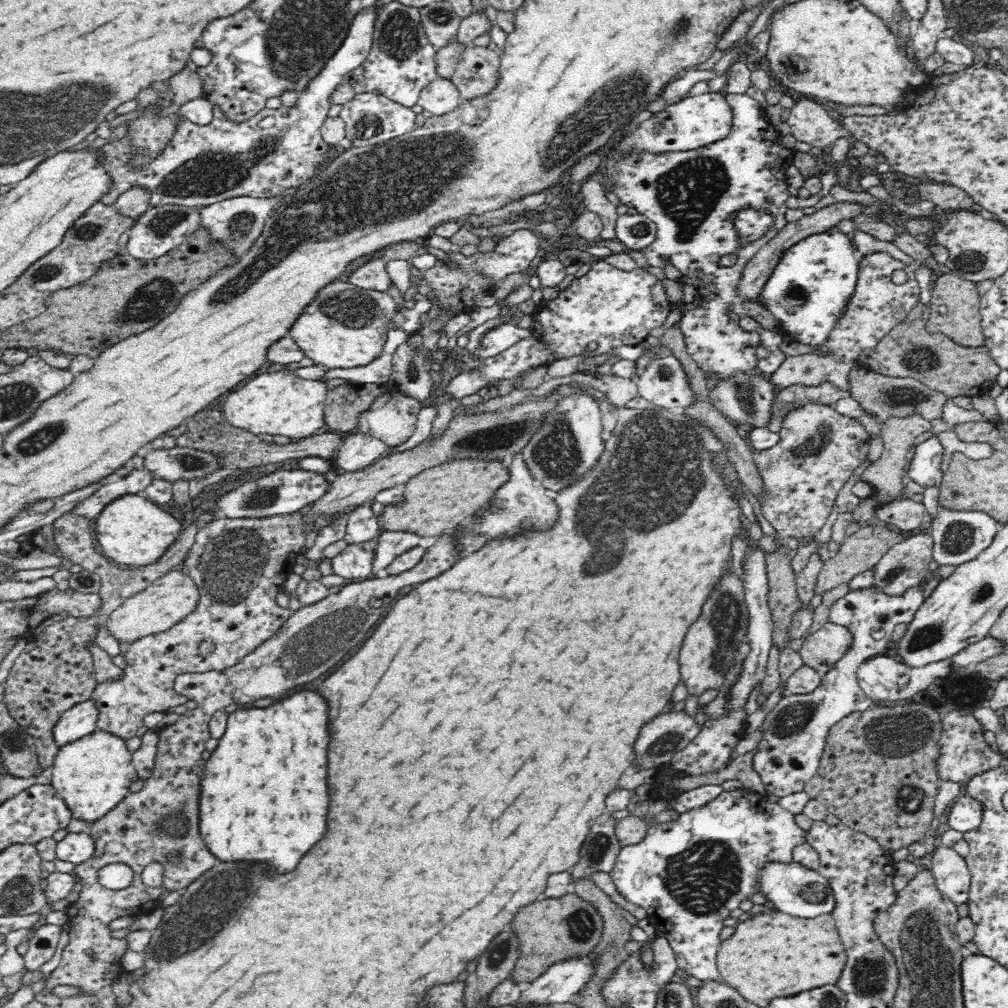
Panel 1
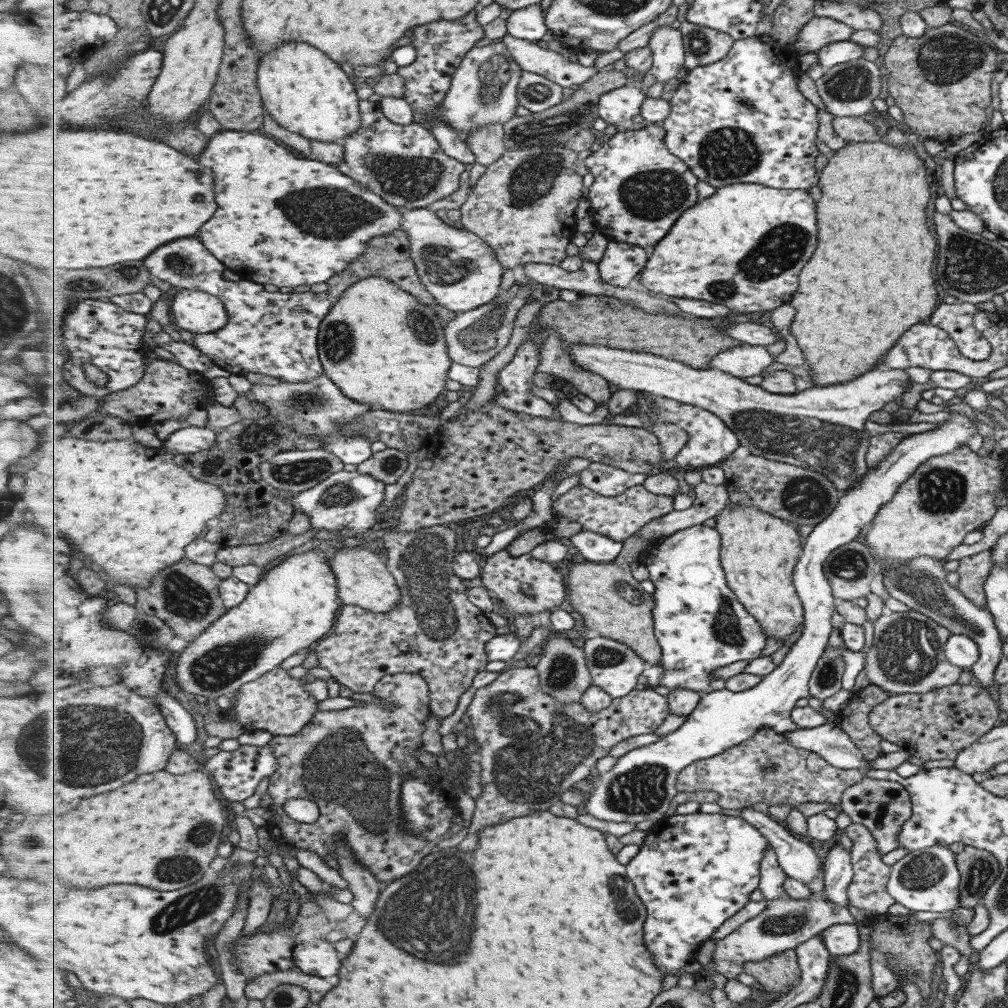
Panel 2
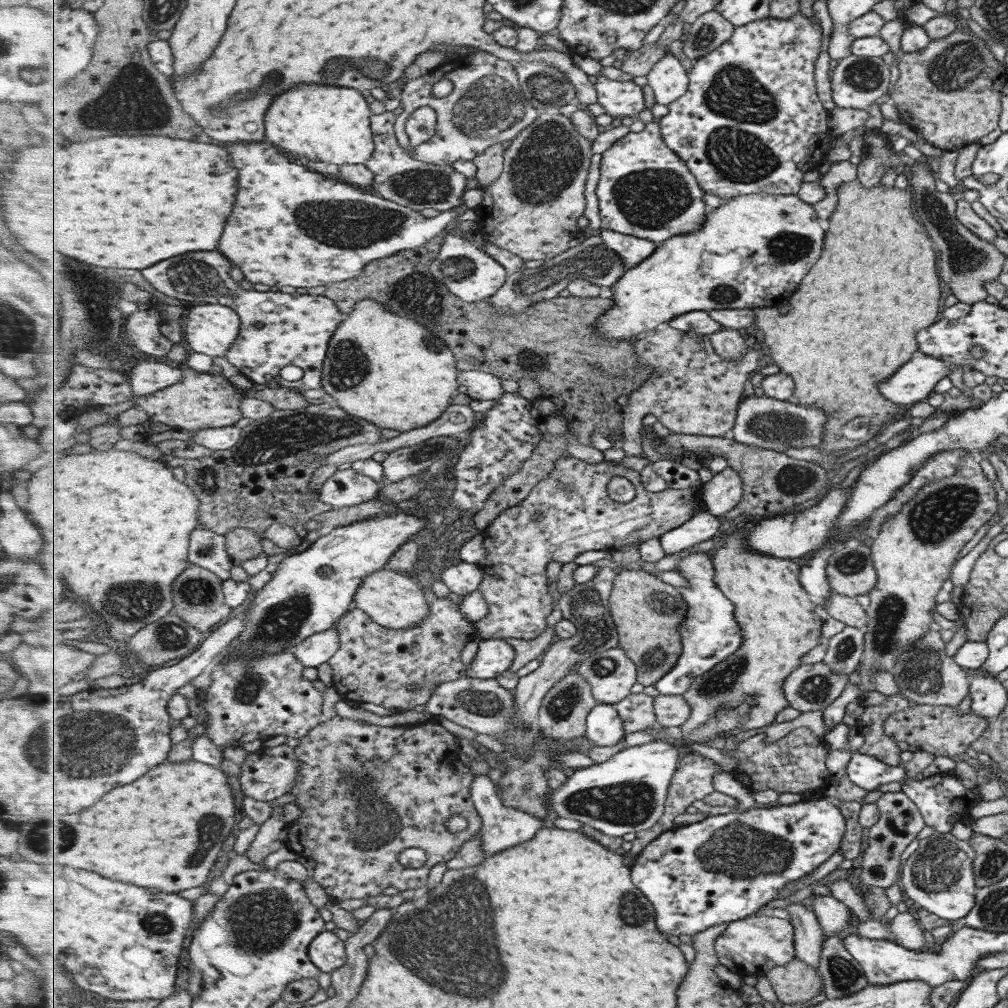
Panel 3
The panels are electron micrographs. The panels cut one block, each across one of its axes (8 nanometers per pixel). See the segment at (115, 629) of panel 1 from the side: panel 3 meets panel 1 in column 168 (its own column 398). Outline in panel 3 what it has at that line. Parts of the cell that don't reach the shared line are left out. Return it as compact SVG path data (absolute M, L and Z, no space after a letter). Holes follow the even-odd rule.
M383 568L365 578L355 595L355 608L364 610L375 622L392 629L417 626L430 615L430 601L426 591L414 576Z

